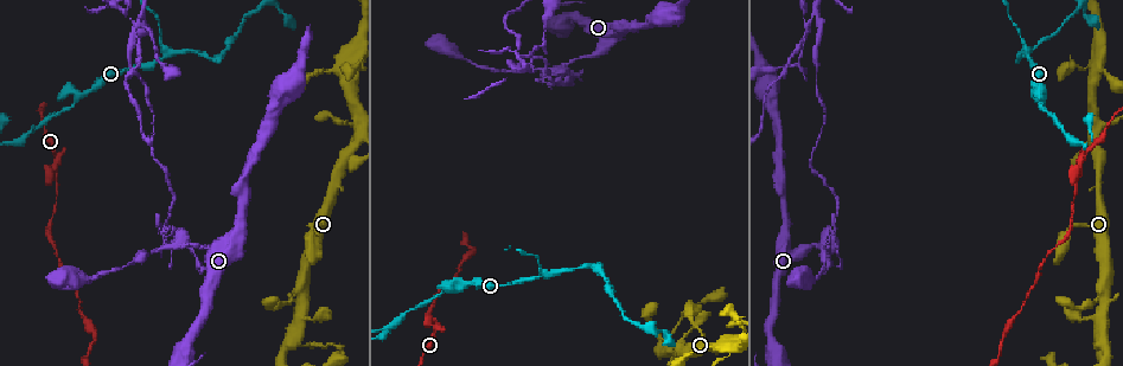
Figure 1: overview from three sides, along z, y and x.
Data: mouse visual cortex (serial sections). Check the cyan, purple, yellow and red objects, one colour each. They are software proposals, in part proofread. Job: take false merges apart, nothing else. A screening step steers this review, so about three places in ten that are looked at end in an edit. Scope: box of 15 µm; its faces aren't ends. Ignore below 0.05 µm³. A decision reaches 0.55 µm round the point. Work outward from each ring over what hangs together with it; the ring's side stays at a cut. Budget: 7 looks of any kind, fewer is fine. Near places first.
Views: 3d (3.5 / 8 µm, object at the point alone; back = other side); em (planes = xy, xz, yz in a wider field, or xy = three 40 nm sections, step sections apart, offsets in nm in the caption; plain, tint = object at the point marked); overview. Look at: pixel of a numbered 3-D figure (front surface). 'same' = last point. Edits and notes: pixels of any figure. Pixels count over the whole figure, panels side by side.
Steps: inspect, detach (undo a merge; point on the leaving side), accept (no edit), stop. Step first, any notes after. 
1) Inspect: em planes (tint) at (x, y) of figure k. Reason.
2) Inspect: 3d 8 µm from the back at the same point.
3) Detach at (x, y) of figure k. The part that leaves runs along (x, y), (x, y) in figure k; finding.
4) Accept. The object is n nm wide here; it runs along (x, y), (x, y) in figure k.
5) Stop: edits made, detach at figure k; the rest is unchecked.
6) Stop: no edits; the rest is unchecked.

Inspect: 3d 3.5 µm at (734, 315) of figure 1. Abrupt turn.

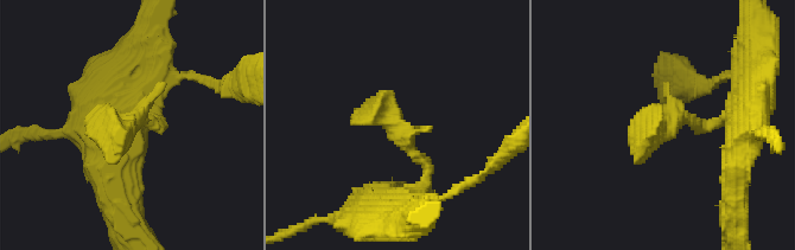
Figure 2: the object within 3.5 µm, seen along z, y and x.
Inspect: em planes (tint) at (396, 123) of figure 2. Shape alone is not enough.

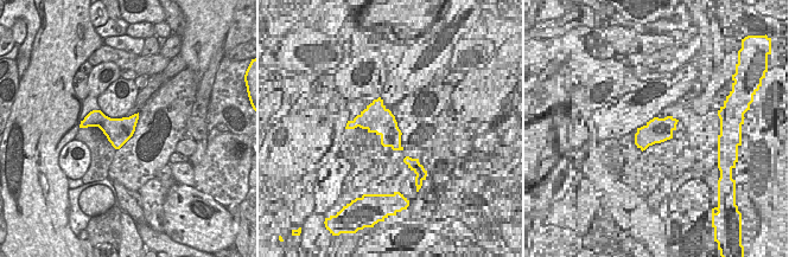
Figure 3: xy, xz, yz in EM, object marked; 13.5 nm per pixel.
Accept. It runs along (424, 181), (427, 167), (373, 97) in figure 2; one cell here.

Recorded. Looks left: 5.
Inspect: 3d 3.5 µm at (78, 97) of figure 1. A fork.

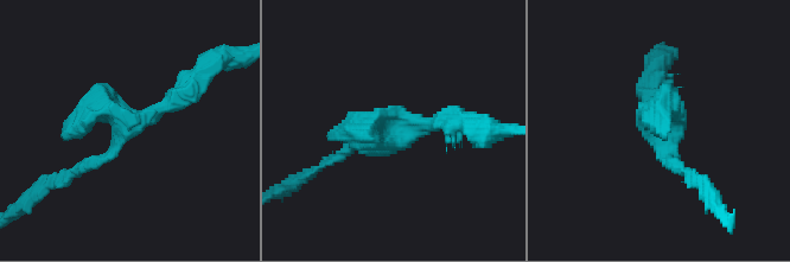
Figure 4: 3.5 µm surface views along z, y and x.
Accept. It runs along (185, 93), (69, 176) in figure 4; all the same cell.

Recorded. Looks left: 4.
Inspect: 3d 3.5 µm at (562, 64) of figure 1. Arms part here.

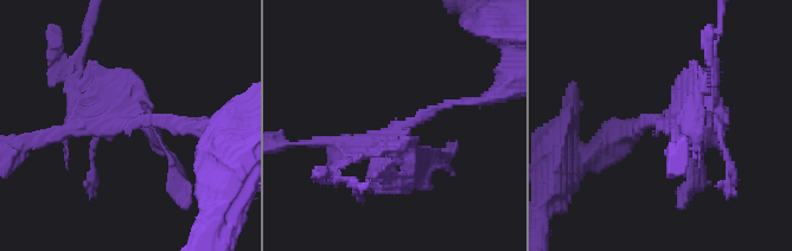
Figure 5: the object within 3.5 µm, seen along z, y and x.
Inspect: em planes (plain) at (662, 123) of figure 5. Now the EM.

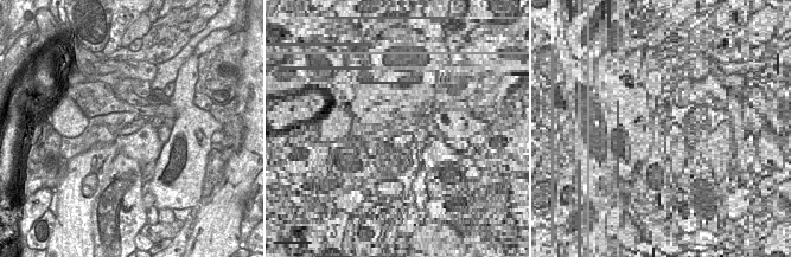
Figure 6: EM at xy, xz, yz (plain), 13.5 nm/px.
Inspect: em planes (tint) at the same point.

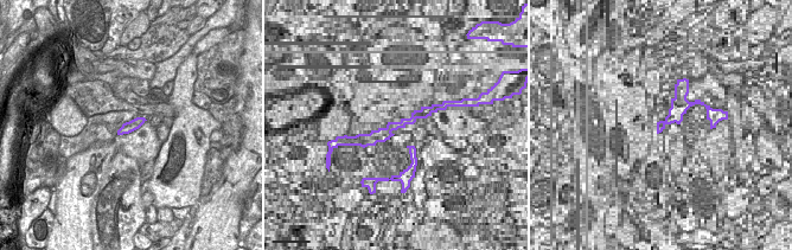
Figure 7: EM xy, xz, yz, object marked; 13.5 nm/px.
Detach at (61, 78) of figure 5. The part that leaves runs along (81, 111), (66, 82), (88, 24) in figure 5; a second cell is stuck on.

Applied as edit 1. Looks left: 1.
Stop: edits made, detach at figure 5; the rest is unchecked.

